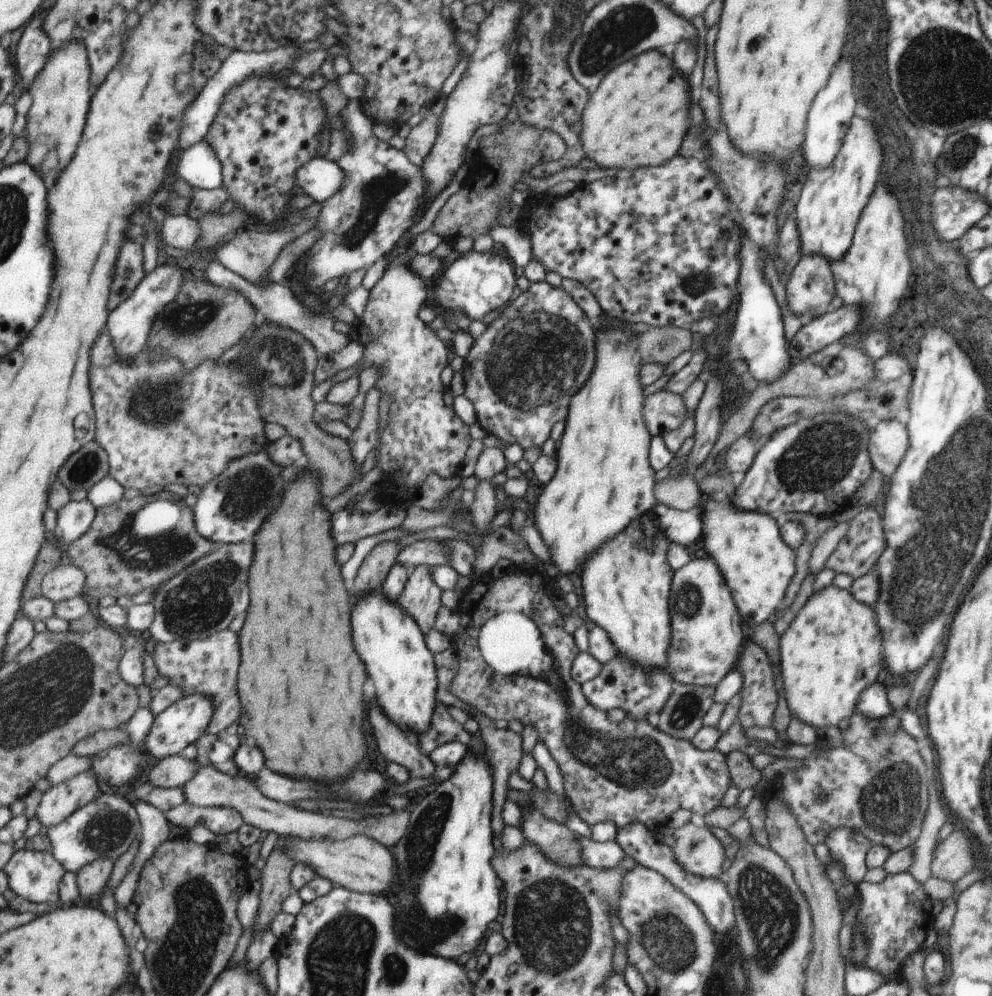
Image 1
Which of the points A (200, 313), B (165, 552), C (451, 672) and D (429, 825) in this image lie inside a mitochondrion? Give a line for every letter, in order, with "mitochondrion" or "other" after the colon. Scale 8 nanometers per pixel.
A: mitochondrion
B: mitochondrion
C: other
D: mitochondrion

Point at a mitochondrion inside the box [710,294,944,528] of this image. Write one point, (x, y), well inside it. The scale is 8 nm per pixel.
(824, 452)

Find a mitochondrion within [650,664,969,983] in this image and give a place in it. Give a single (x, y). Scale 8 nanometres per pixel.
(772, 914)

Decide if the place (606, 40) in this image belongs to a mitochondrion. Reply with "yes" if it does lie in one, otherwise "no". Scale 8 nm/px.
yes

